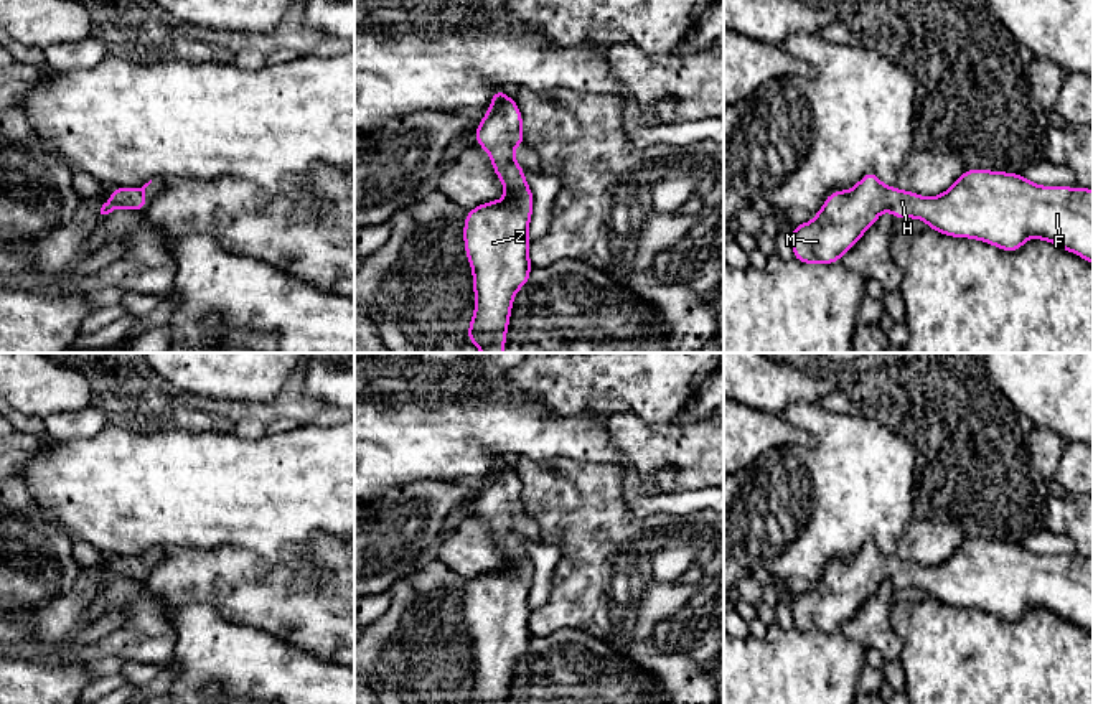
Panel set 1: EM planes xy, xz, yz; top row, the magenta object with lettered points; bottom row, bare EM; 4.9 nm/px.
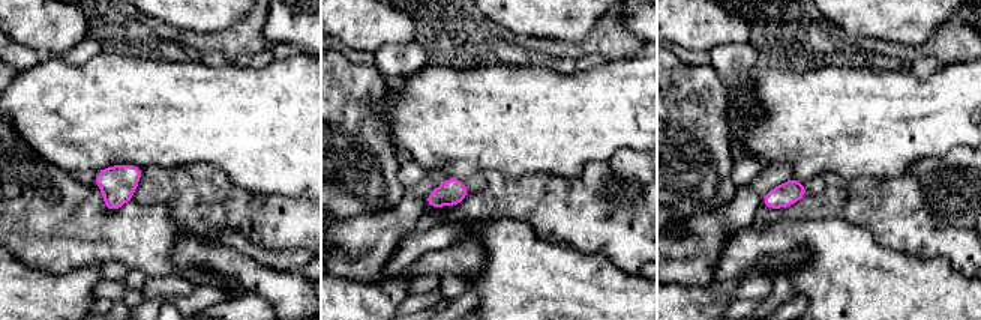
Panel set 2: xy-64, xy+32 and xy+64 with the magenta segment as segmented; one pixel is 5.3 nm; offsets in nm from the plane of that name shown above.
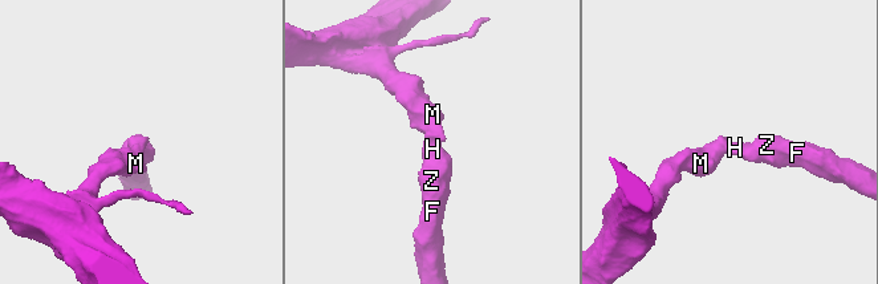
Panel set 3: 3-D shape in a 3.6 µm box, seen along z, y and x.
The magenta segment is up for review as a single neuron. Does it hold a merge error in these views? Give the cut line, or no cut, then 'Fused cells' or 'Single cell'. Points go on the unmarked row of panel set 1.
No split. Single cell

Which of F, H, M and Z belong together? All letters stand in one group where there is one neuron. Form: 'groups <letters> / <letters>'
groups F H M Z

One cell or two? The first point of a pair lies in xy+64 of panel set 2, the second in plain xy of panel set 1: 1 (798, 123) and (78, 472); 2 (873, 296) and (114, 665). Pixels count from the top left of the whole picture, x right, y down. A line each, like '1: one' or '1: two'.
1: one
2: two

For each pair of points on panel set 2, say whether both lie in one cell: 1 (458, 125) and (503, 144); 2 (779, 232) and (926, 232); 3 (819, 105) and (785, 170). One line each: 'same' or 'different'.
1: same
2: different
3: different

